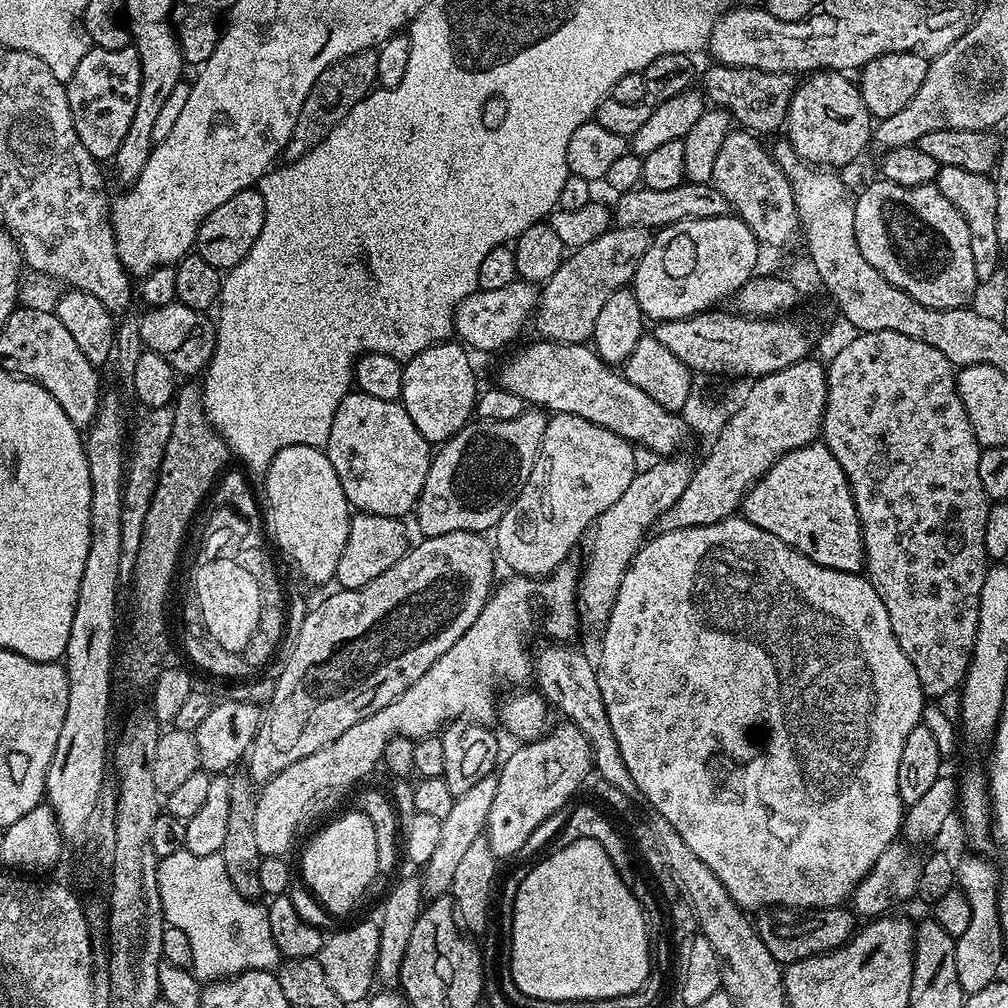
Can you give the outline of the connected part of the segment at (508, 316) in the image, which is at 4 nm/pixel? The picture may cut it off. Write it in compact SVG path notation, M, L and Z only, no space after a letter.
M519 278L510 282L510 286L502 286L502 290L471 292L456 308L455 335L457 332L460 335L459 343L467 346L473 353L496 352L499 348L506 347L523 330L527 320L529 323L533 319L537 303L537 285Z

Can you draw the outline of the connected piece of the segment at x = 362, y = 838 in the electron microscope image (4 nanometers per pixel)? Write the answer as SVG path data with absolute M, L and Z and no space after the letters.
M357 810L332 820L312 841L304 852L304 880L308 888L320 899L328 912L340 916L360 900L360 895L378 876L378 842L376 829L370 818Z

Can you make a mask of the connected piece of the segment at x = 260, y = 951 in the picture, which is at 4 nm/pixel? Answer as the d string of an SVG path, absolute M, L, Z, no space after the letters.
M181 850L169 856L159 857L156 865L156 892L158 897L160 896L160 908L168 919L167 923L182 930L182 934L190 938L191 971L197 981L215 982L234 976L237 972L249 972L259 968L272 970L281 963L282 957L274 942L274 934L270 934L265 905L248 900L242 894L238 894L238 890L234 890L234 882L230 882L224 859L220 855L199 856Z

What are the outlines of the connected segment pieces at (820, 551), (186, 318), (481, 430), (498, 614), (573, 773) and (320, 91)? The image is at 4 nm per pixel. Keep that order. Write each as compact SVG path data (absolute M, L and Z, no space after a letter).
M813 442L786 453L744 497L742 516L822 566L857 574L865 571L864 533L860 530L856 500L852 497L852 488L848 485L842 466L838 466L834 454L822 442Z
M179 302L148 308L145 313L140 316L145 349L162 354L172 369L184 378L195 377L192 376L195 372L200 374L207 369L208 363L212 361L212 352L216 349L216 325L211 315Z
M525 410L518 418L510 418L510 422L476 418L465 424L457 436L439 445L414 509L419 535L427 538L451 532L484 534L495 529L530 478L530 470L534 470L548 421L549 417L540 410Z
M572 562L559 564L549 576L543 578L533 578L531 576L509 575L509 580L505 584L497 583L488 601L482 606L478 618L414 682L402 693L390 706L382 706L374 714L370 714L362 722L350 726L346 734L334 738L326 746L314 750L306 758L298 758L290 766L286 766L274 778L270 778L259 789L256 797L256 809L254 810L254 835L258 842L258 850L261 857L266 856L284 856L287 848L291 846L292 839L296 836L296 827L300 824L300 819L308 812L308 807L319 798L323 792L336 792L339 788L348 788L355 780L364 780L377 767L381 767L384 759L384 751L389 742L395 736L409 736L410 739L418 741L424 736L435 736L445 726L454 720L474 720L477 724L488 724L495 721L498 716L498 695L496 691L499 688L511 689L513 686L524 686L524 684L533 679L534 676L534 656L530 651L528 653L528 644L524 641L524 636L532 632L532 627L536 624L536 619L544 612L544 632L556 642L571 641L571 636L575 634L576 627L581 627L582 616L578 611L578 589L580 587L581 569L572 565Z
M560 722L538 740L521 743L517 752L501 763L496 776L494 803L490 806L486 839L498 858L512 856L524 848L532 832L540 828L576 791L593 771L592 746L574 724Z
M375 51L355 52L338 62L334 62L310 86L310 94L306 94L306 102L302 102L302 110L298 110L298 122L294 122L294 134L290 134L290 142L284 147L282 156L285 161L291 162L302 158L318 142L322 142L350 114L355 104L369 92L373 91L378 74L378 58Z

